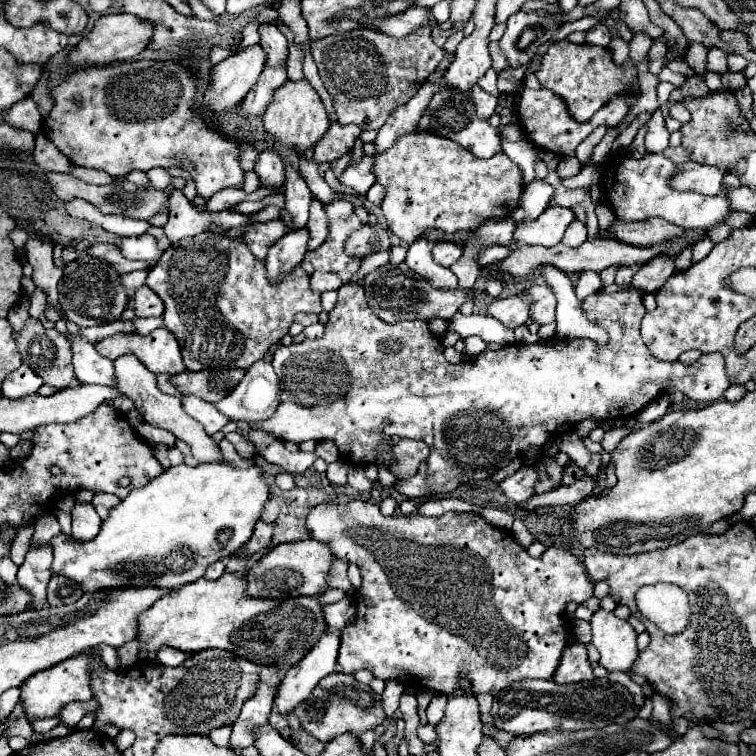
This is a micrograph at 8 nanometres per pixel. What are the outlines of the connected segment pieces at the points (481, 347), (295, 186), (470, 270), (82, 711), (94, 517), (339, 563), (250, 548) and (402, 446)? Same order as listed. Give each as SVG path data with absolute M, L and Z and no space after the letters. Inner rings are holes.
M467 337L465 345L467 345L467 355L479 355L487 349L487 343L481 337Z
M285 163L285 185L283 185L283 195L285 195L285 209L293 215L295 229L305 227L307 217L309 217L309 203L311 203L311 191L307 189L307 183L301 179L297 169L291 163Z
M467 243L463 257L457 261L455 267L451 267L453 273L459 277L461 289L471 289L475 285L475 279L479 277L479 265L477 265L479 251L481 251L481 247L473 247L471 243Z
M93 699L93 701L85 701L85 703L81 703L81 701L73 701L73 703L69 703L67 707L63 707L63 711L61 711L61 715L59 715L59 719L65 723L65 725L69 725L69 727L75 727L85 715L95 715L99 711L99 703Z
M75 503L73 511L73 537L77 541L93 539L101 529L101 517L91 503Z
M337 559L337 561L333 561L333 565L331 565L331 569L329 569L329 573L327 573L327 585L329 587L337 587L337 589L343 589L347 595L353 595L353 585L349 583L349 579L347 579L347 561L343 561L343 559Z
M257 521L255 525L255 533L251 535L251 541L247 541L247 545L243 545L235 557L251 557L255 553L261 553L267 549L269 541L271 541L271 535L273 535L273 523L263 523L263 521Z
M401 439L399 443L393 445L393 455L395 455L395 465L391 471L399 479L413 477L423 461L429 457L429 447L423 441L413 441L413 439Z

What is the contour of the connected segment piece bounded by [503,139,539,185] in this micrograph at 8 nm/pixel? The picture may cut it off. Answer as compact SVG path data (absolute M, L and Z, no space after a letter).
M503 139L503 153L515 161L515 165L519 165L521 173L523 173L523 183L531 183L535 179L535 161L539 157L539 149L533 147L527 139L511 143L507 139Z

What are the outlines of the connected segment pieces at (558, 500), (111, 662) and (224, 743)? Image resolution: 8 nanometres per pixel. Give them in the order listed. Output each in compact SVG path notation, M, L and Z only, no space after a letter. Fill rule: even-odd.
M597 473L597 477L585 475L585 477L581 477L579 481L575 481L573 485L553 489L551 493L533 495L527 503L523 503L523 505L519 505L519 507L525 509L525 511L535 511L535 509L541 509L541 507L547 507L547 505L573 507L573 505L577 505L579 501L583 501L587 495L593 493L593 489L595 489L595 485L597 485L597 479L599 479L599 473Z
M99 645L99 655L101 655L103 663L105 663L109 669L119 669L119 663L117 663L117 651L115 651L113 647Z
M223 725L223 727L219 727L219 729L213 729L213 731L209 733L209 737L211 737L211 741L213 741L215 745L219 745L219 747L231 747L231 743L229 743L231 725Z

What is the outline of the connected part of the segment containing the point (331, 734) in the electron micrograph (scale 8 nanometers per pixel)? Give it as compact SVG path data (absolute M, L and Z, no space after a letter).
M333 673L333 675L327 675L323 681L319 681L319 685L313 689L309 697L309 707L307 707L307 701L299 703L295 707L295 715L299 717L301 727L323 743L335 739L341 733L353 733L359 737L367 729L385 721L381 695L373 693L369 685L355 681L353 675L343 675L343 673Z

